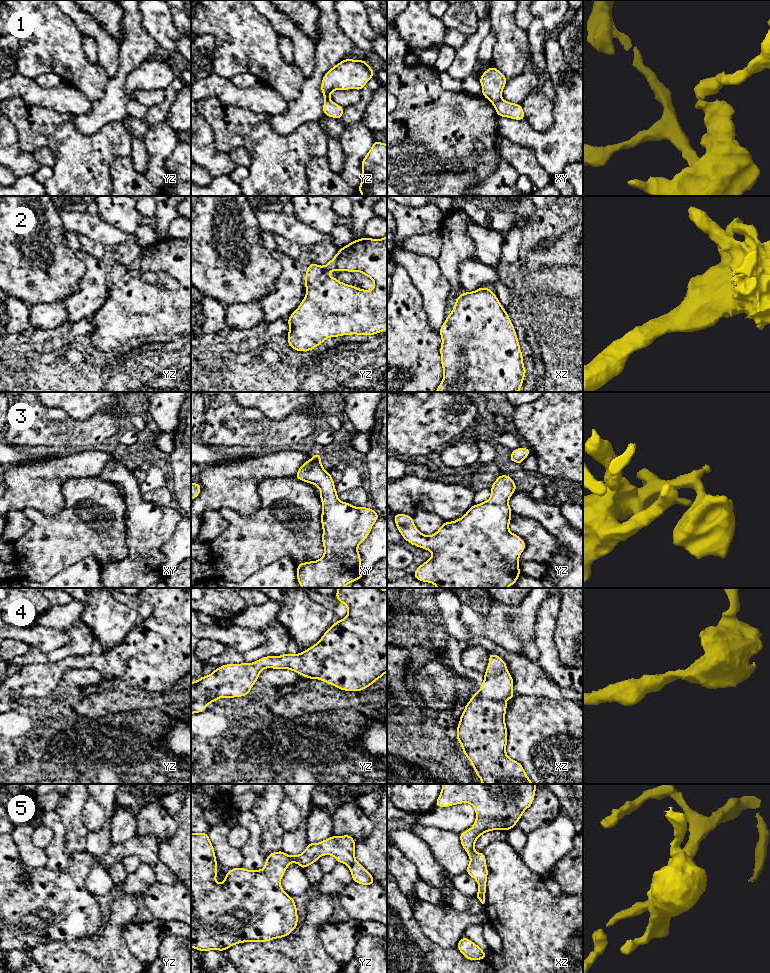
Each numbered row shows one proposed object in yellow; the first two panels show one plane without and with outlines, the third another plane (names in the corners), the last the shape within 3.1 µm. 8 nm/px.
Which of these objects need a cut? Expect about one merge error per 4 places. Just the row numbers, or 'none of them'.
1

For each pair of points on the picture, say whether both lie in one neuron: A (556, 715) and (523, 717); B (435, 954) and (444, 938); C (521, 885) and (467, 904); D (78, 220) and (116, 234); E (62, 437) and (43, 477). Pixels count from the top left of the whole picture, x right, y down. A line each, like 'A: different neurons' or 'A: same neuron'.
A: same neuron
B: different neurons
C: different neurons
D: same neuron
E: different neurons

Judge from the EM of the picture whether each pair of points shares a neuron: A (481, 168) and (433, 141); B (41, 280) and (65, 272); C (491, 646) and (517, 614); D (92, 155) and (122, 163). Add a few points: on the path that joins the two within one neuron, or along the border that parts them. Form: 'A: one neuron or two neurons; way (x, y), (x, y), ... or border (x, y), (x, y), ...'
A: two neurons; border (497, 165), (479, 163), (475, 167), (472, 185)
B: one neuron; way (47, 277), (54, 272), (59, 272)
C: two neurons; border (485, 639), (491, 639), (515, 652)
D: two neurons; border (131, 156), (119, 156), (110, 166)

